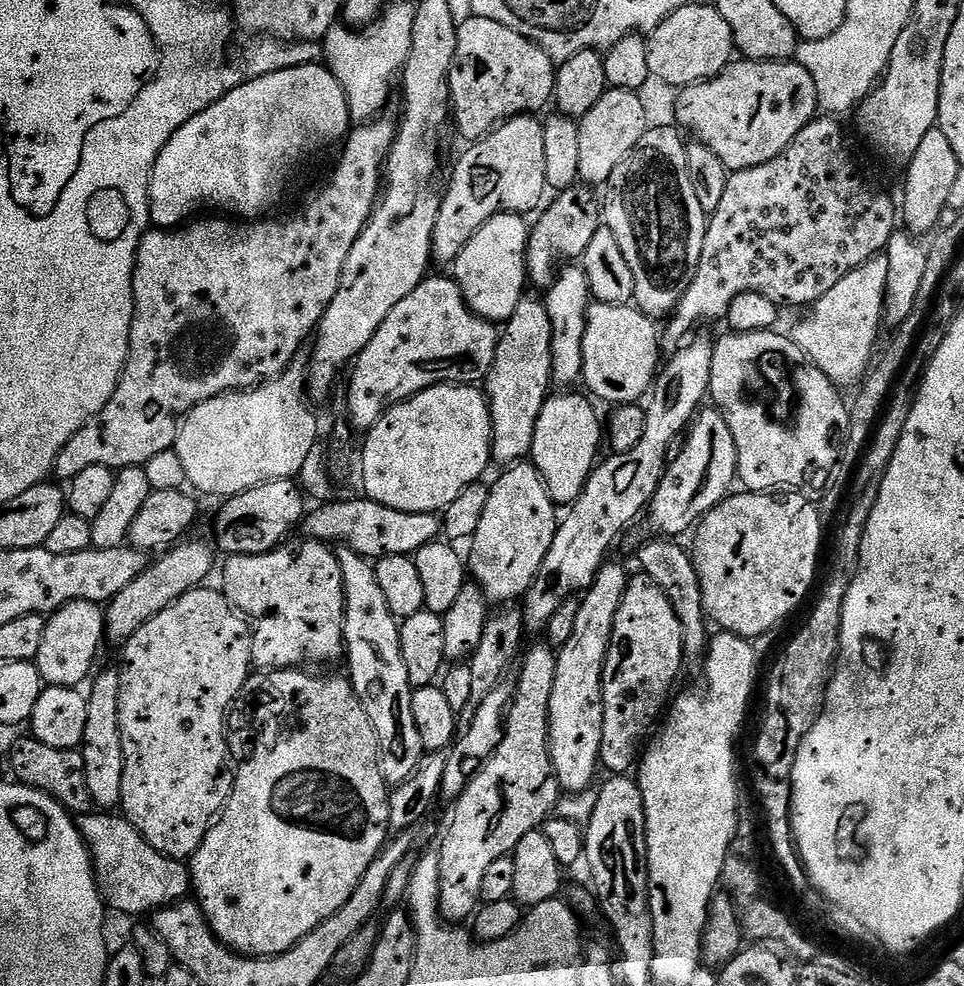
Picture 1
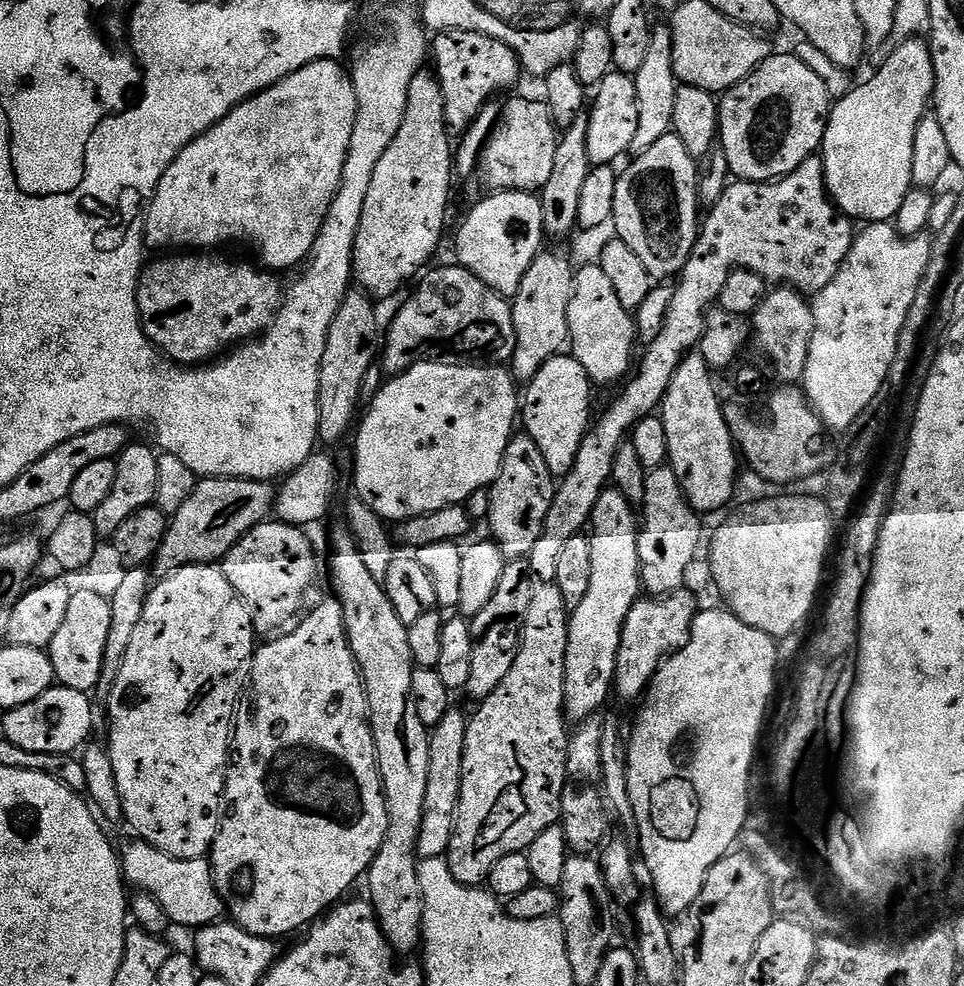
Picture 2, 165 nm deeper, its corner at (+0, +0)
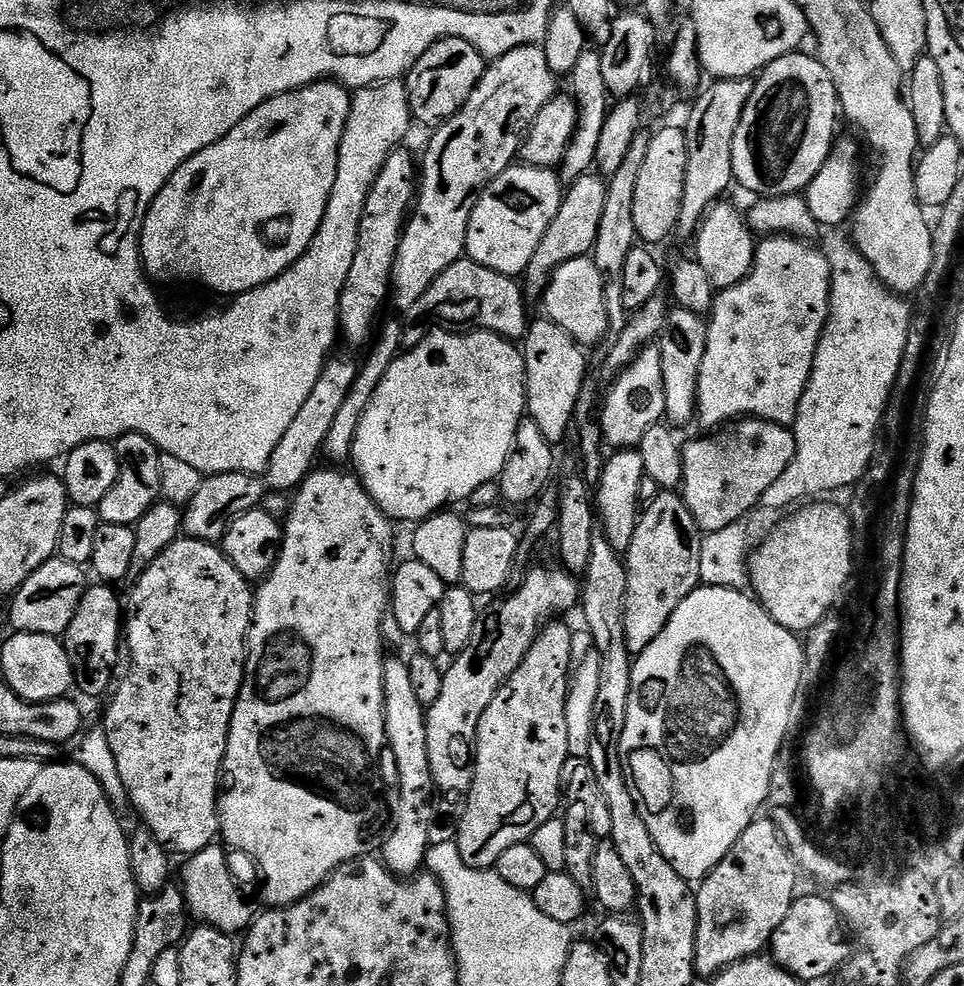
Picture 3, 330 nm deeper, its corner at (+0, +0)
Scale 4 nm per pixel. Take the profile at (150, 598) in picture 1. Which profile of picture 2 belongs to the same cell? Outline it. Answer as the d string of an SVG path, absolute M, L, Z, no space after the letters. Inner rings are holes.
M204 478L181 509L171 517L168 533L154 557L154 572L163 578L188 564L216 564L250 529L269 519L276 502L276 488L266 480Z

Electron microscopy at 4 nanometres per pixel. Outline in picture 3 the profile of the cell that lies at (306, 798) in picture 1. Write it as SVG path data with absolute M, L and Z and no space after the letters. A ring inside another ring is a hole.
M328 466L332 468L320 468L309 472L304 481L295 489L296 497L292 500L292 509L288 512L288 517L282 520L282 535L280 538L280 553L276 556L272 569L267 576L259 581L258 587L254 592L254 603L252 605L252 625L248 631L248 661L244 664L244 685L240 688L240 693L236 699L236 709L232 715L232 725L228 731L228 745L224 755L224 767L222 769L222 791L218 796L218 811L220 814L219 835L224 836L223 843L229 849L237 848L240 852L245 852L248 856L253 856L260 863L260 872L264 875L264 900L268 908L285 908L291 904L296 904L299 900L304 900L310 893L320 887L329 876L335 872L338 866L349 864L352 860L358 860L365 855L364 835L368 832L368 827L376 820L376 815L380 812L380 784L376 781L376 767L380 764L380 755L386 752L386 737L384 734L384 662L386 653L384 653L384 616L386 620L386 605L390 600L390 592L386 587L386 581L390 576L390 567L388 563L392 560L392 528L393 521L384 515L384 511L370 498L370 494L360 485L359 479L351 471L339 472L339 467Z

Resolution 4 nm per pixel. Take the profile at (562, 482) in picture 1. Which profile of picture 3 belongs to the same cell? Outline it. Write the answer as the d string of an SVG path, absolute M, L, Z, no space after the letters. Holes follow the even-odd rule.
M533 319L529 323L522 341L524 354L524 374L528 398L526 401L527 415L538 422L538 430L546 434L546 438L554 446L560 446L564 435L573 431L578 406L578 394L582 394L582 386L588 372L588 360L584 357L585 349L577 344L562 326L553 320Z

